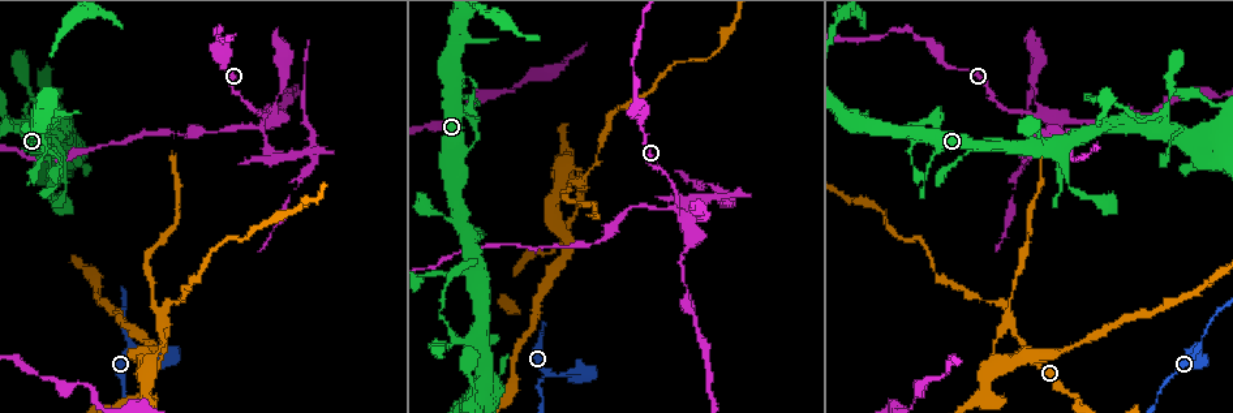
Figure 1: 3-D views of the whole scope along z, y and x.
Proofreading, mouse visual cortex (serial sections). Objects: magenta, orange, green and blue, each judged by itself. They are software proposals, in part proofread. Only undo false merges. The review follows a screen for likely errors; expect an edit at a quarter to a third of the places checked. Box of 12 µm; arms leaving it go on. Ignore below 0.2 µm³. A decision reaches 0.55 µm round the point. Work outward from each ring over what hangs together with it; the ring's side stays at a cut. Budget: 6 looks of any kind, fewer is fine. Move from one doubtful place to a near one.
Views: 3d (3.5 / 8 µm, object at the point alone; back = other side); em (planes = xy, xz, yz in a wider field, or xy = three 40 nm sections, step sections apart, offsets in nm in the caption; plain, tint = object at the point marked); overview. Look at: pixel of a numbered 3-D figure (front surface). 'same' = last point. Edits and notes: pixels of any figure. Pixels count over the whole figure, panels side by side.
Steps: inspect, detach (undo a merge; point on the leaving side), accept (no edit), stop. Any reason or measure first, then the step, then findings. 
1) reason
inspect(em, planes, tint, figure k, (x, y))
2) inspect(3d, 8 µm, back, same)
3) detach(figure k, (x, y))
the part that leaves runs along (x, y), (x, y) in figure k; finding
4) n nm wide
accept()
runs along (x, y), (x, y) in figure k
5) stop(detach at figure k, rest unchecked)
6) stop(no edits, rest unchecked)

thick turns thin
inspect(3d, 3.5 µm, figure 1, (561, 374))

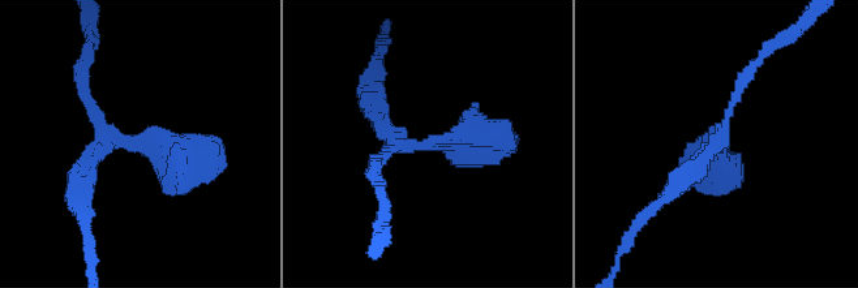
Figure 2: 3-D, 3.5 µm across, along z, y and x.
need the tissue
inspect(em, xy, step 1, tint, figure 2, (140, 137))

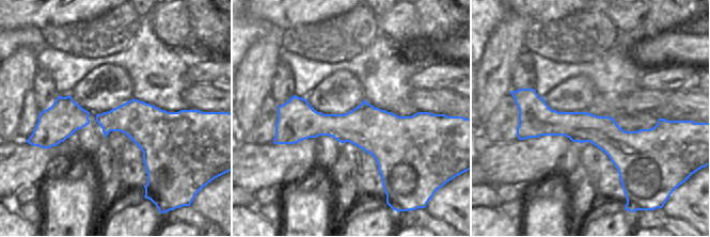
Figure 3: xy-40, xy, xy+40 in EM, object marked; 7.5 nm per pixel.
accept()
one cell here

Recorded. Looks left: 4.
four-way junction
inspect(3d, 3.5 µm, figure 1, (1039, 115))

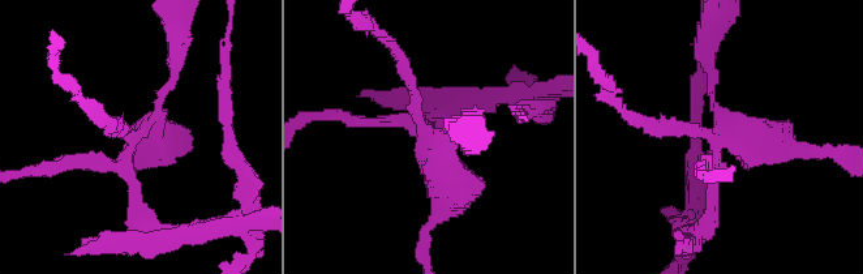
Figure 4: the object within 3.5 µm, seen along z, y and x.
now the EM
inspect(em, xy, step 5, plain, figure 4, (718, 141))

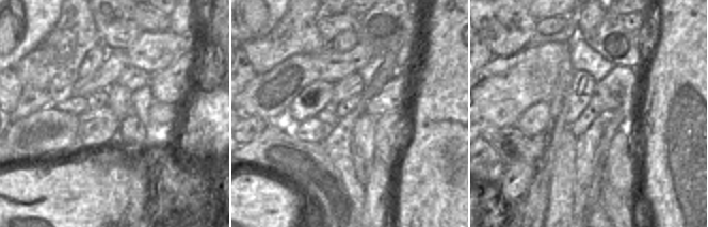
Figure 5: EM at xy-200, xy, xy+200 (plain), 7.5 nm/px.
with the object marked
inspect(em, xy, step 5, tint, same)

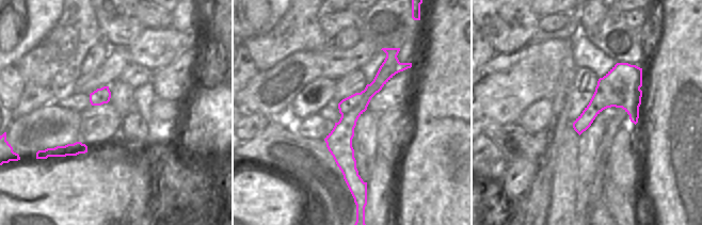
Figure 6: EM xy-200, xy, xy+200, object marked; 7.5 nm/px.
detach(figure 4, (373, 123))
the part that leaves runs along (718, 145), (712, 217), (685, 236) in figure 4; two cells meet here

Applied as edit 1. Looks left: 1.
stop(detach at figure 4, rest unchecked)

